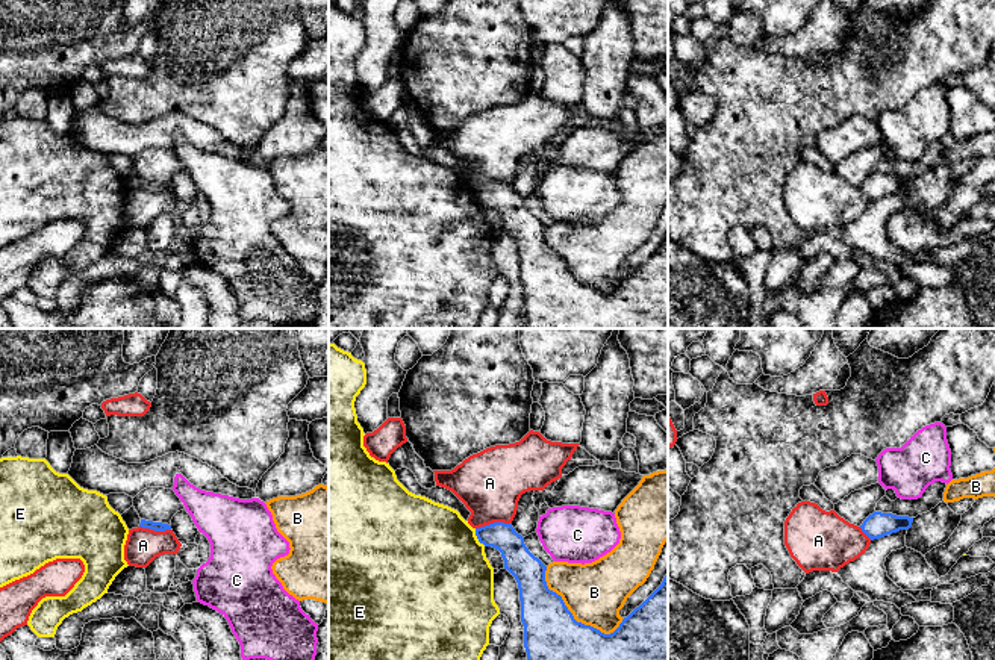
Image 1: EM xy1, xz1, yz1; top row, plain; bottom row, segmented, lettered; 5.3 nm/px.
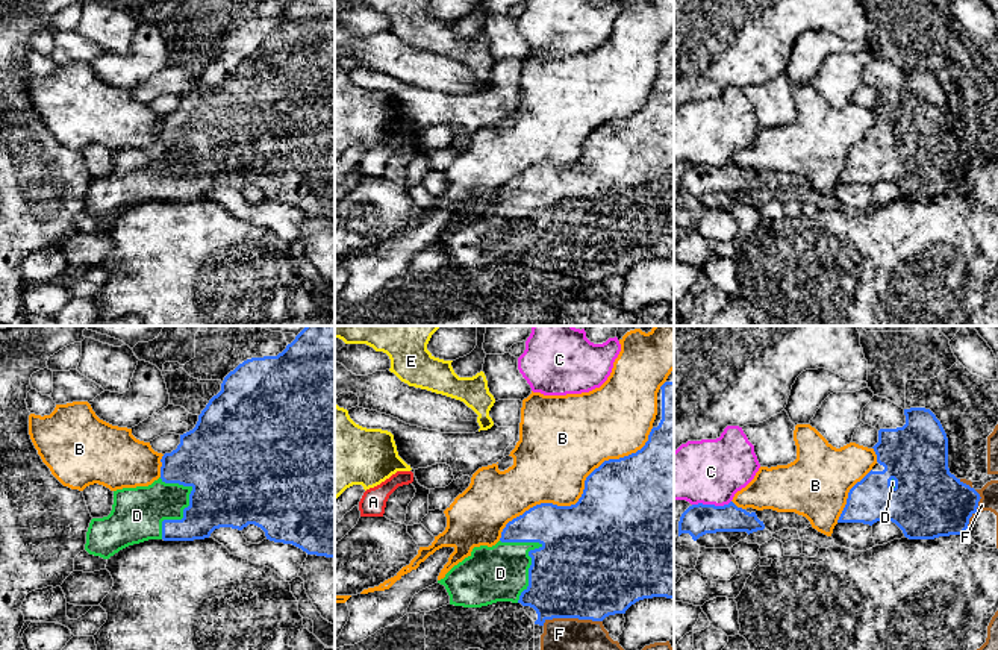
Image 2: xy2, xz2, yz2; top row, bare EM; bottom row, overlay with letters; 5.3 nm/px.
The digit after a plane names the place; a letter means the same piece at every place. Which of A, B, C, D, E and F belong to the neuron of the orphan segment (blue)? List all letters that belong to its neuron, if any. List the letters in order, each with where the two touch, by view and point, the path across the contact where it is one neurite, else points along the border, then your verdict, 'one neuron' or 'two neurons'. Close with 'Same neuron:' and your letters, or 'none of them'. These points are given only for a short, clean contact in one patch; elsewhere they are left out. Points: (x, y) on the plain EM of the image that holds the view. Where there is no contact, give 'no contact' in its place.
A: xz1 (494, 183) | along xz1 (511, 183), (489, 183), (476, 189) | two neurons
B: xz2 (582, 156) | two neurons
C: yz2 (711, 165) | along yz2 (730, 161), (723, 165), (692, 165) | two neurons
D: xz2 (529, 212) | one neuron
E: xz1 (477, 199) | along xz1 (474, 189), (476, 199), (485, 206) | two neurons
F: xz2 (571, 278) | two neurons
Same neuron: D

